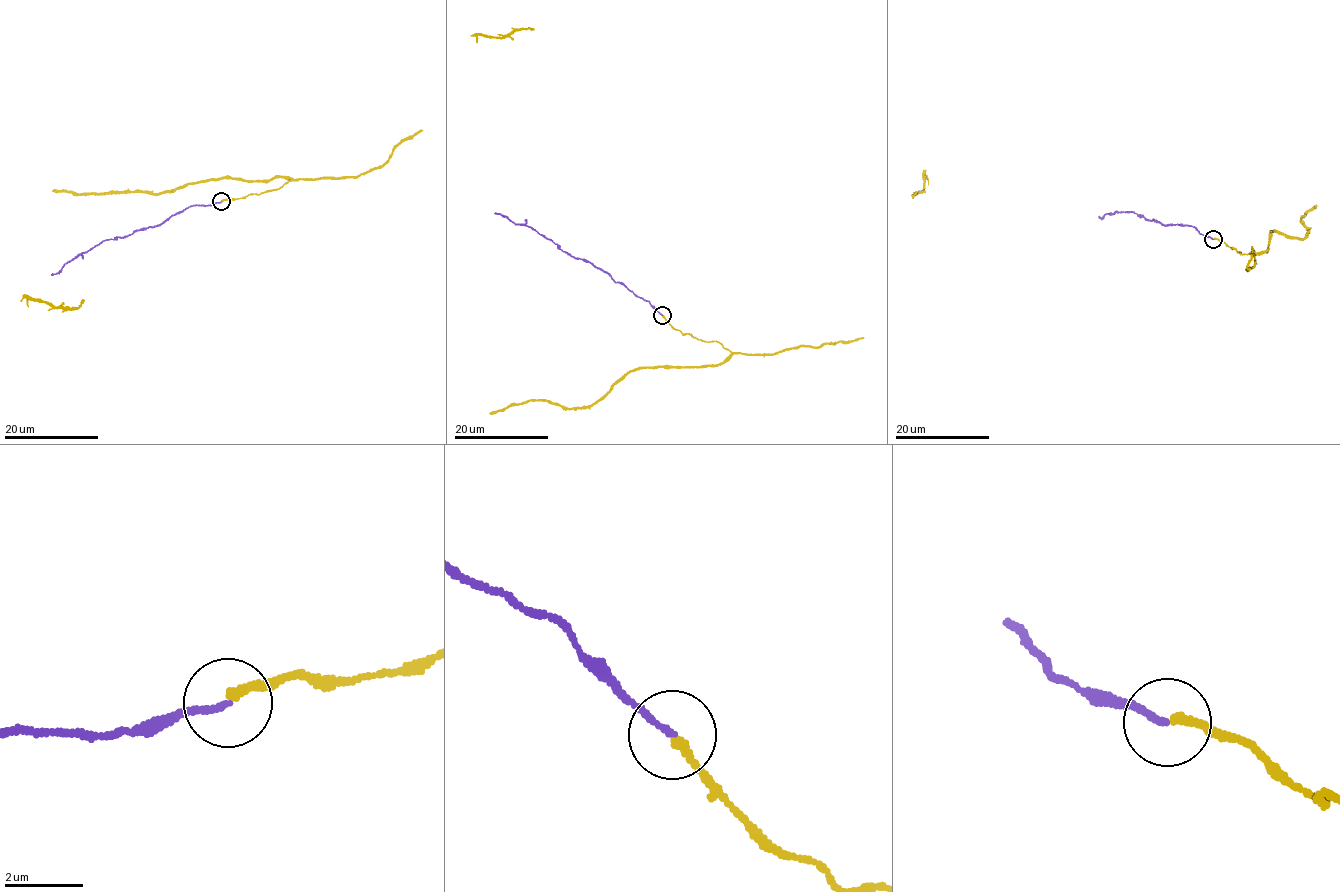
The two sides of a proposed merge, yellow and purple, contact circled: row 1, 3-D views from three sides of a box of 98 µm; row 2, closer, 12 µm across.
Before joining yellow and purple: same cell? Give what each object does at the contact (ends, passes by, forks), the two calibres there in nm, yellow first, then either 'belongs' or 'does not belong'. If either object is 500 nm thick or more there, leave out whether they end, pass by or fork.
yellow ends there; purple ends there; 200 nm thick on the yellow side, 150 nm on the other; belongs

